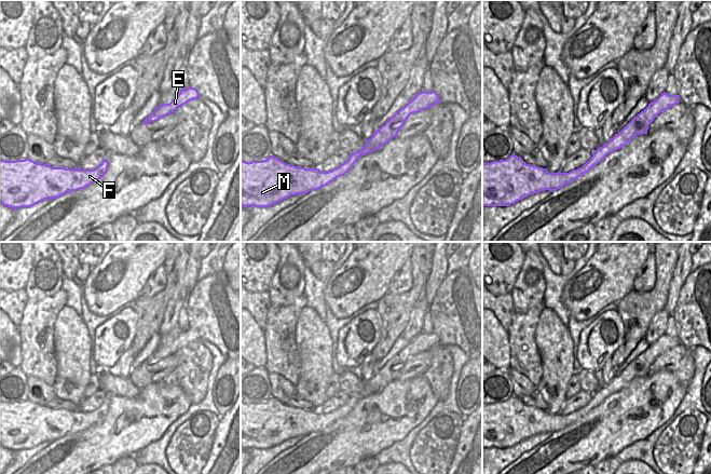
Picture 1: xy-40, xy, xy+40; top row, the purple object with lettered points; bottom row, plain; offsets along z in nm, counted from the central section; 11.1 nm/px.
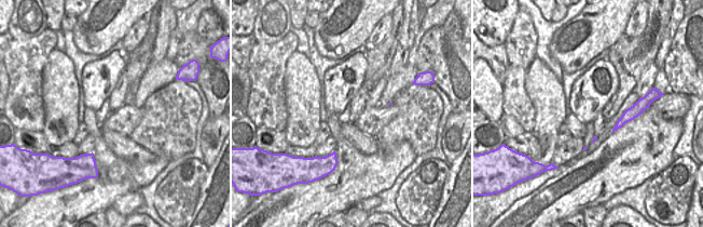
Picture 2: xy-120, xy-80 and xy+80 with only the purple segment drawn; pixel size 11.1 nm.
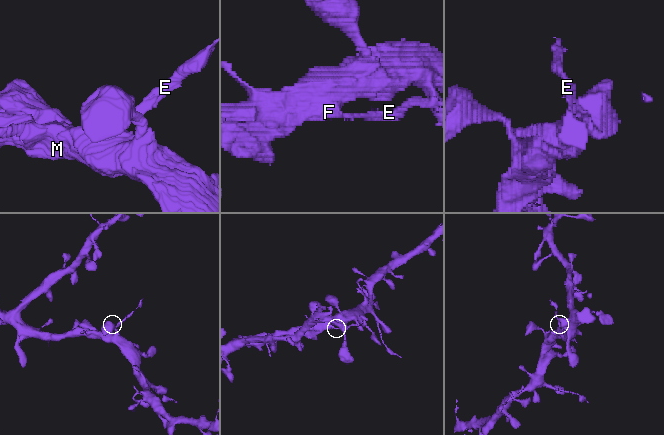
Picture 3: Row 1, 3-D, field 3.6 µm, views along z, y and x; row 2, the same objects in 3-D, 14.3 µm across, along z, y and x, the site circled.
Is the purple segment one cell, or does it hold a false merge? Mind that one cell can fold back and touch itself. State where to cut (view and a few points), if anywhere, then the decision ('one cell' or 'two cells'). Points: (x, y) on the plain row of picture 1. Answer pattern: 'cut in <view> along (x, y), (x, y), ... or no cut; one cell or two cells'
cut in xy+40 along (598, 390), (605, 397); two cells

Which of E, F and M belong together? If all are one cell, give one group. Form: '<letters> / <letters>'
E / F M

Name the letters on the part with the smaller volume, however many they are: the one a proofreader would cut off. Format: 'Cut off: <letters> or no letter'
Cut off: E

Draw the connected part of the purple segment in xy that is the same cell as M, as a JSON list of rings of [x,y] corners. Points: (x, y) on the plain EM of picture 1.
[[[352,394],[343,406],[329,414],[322,414],[319,410],[297,409],[286,406],[274,397],[262,403],[241,403],[241,448],[269,449],[291,437],[318,432],[338,419],[344,418],[359,399],[361,399],[359,394]]]

